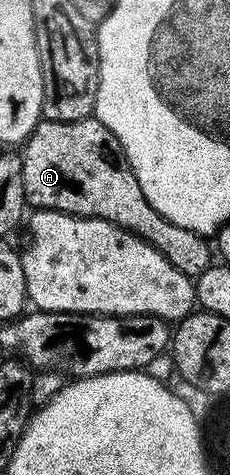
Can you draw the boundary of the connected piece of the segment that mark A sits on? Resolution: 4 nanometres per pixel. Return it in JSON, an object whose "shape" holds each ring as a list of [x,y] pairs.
{"shape":[[[92,116],[85,120],[73,120],[72,122],[48,122],[40,120],[37,128],[28,136],[21,147],[23,155],[23,183],[25,184],[25,196],[28,207],[35,210],[56,210],[65,214],[72,214],[78,218],[100,218],[109,220],[113,224],[123,226],[138,238],[144,238],[149,244],[153,244],[177,268],[189,279],[196,279],[205,272],[205,268],[213,265],[213,246],[204,235],[197,232],[189,232],[189,228],[181,228],[165,216],[158,214],[149,204],[137,176],[131,170],[127,157],[123,155],[123,149],[119,142],[101,124],[99,119]]]}

